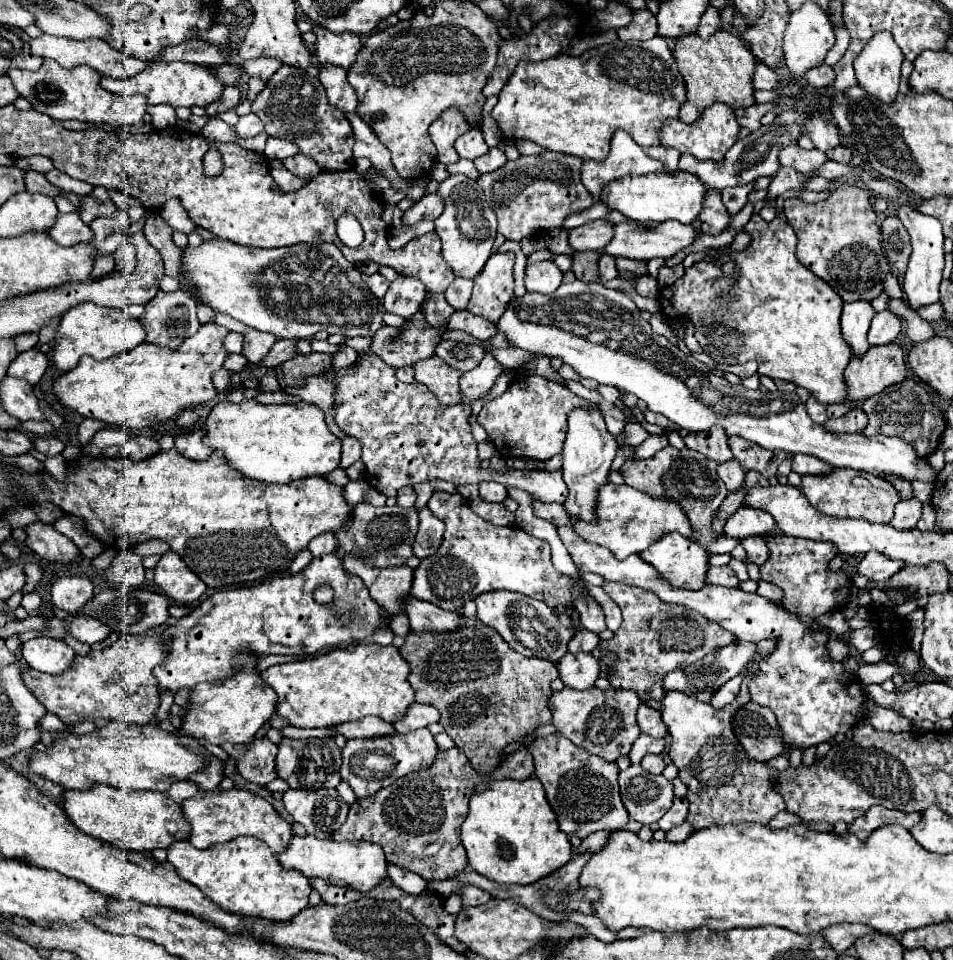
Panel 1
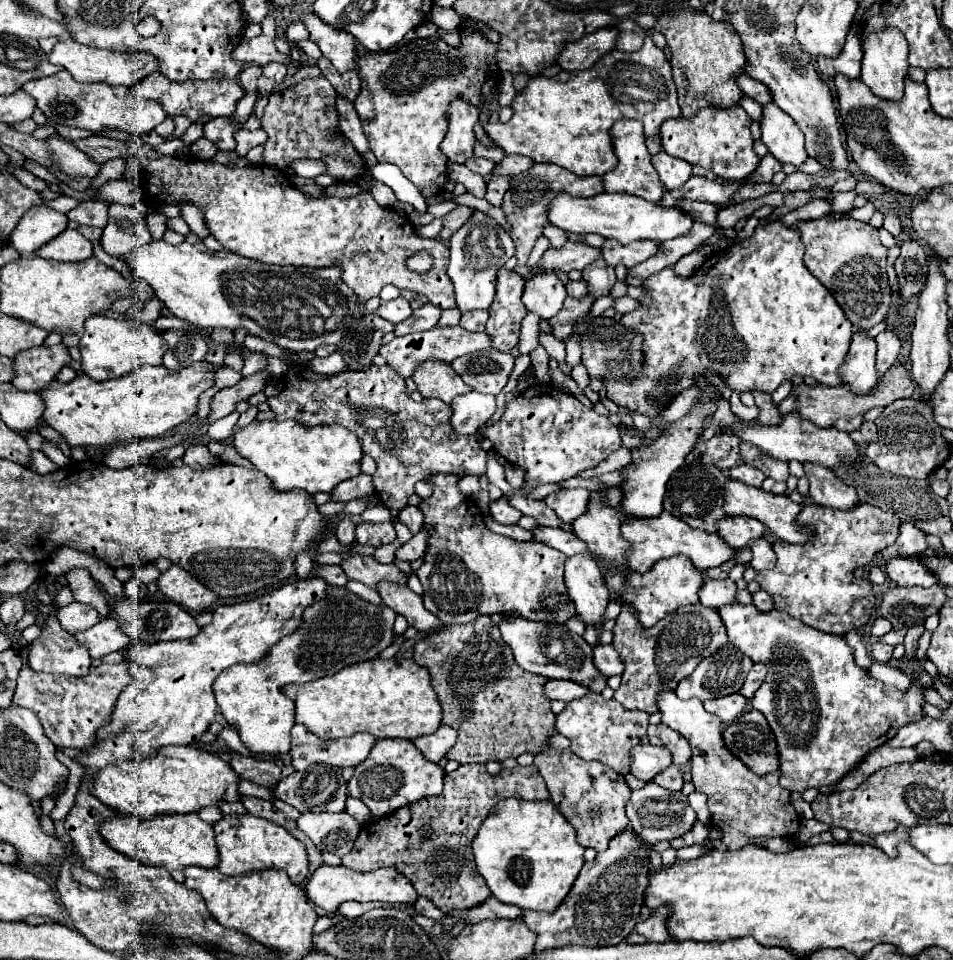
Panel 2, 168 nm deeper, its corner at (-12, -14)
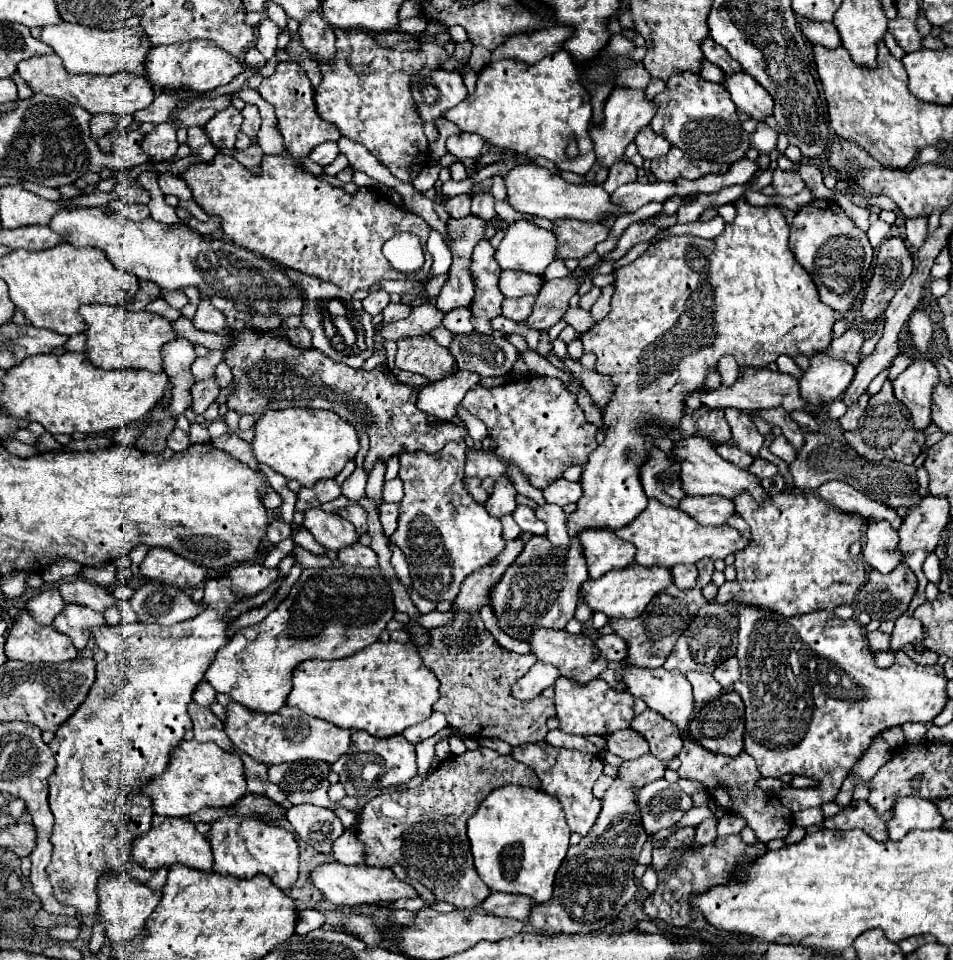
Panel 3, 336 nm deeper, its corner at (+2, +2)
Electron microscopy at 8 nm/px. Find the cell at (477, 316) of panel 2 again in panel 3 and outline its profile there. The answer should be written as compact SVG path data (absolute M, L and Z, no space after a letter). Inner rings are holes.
M456 308L456 310L452 310L450 314L444 316L442 324L444 324L452 334L468 334L468 332L474 330L474 328L472 328L472 322L470 322L470 316L472 316L470 308Z

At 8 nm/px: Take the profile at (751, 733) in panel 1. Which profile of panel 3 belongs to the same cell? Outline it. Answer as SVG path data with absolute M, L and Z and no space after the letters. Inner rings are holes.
M724 692L716 700L710 700L708 704L696 706L692 720L688 724L688 736L702 744L702 748L708 748L716 754L726 756L738 756L744 748L744 704L736 692Z

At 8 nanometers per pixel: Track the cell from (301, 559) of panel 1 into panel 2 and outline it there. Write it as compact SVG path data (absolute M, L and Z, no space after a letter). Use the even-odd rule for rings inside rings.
M308 552L298 554L298 558L296 558L296 574L298 574L298 578L308 578L312 574L312 570L314 570L312 556Z

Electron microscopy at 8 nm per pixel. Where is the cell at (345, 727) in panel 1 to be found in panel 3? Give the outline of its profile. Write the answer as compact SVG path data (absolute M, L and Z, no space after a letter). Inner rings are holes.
M230 702L226 706L226 720L224 732L238 746L244 754L252 756L262 764L284 764L296 760L322 760L322 762L336 762L344 752L350 748L350 730L338 728L326 720L308 716L300 712L300 708L282 706L278 712L264 714L264 712L248 712L242 704Z

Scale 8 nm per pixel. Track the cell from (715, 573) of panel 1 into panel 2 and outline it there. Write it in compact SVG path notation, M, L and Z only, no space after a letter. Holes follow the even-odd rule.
M726 578L726 580L706 580L702 590L700 590L700 604L702 606L722 606L730 604L736 600L736 582Z

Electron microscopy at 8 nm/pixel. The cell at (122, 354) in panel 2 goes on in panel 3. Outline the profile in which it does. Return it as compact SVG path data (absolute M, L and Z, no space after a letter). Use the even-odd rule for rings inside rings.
M82 306L80 316L88 324L86 348L88 358L100 368L144 368L150 372L162 372L162 346L168 340L176 340L172 322L152 312L130 312L124 306Z

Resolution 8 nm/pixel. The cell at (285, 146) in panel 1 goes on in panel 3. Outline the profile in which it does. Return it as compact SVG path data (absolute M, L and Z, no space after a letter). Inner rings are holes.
M324 142L324 144L320 144L312 154L310 154L310 160L314 160L316 164L320 164L320 166L328 166L328 164L332 164L334 162L334 158L340 154L340 150L338 150L338 146L334 144L334 142Z

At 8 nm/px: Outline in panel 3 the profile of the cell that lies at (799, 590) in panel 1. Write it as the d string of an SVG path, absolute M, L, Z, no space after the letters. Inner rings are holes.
M740 492L734 500L736 512L750 524L752 540L746 550L736 554L736 580L742 588L732 602L748 604L752 608L764 608L772 612L780 612L782 616L796 616L814 610L834 610L840 604L852 604L856 592L862 588L866 578L866 566L862 560L856 560L848 554L852 542L856 542L862 534L864 518L858 514L844 514L832 508L828 502L820 500L814 494L770 494L764 504L756 504L748 492Z

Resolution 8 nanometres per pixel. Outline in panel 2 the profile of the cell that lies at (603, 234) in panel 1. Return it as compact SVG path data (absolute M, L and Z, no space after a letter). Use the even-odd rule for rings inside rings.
M566 242L560 250L546 250L540 266L544 272L554 272L554 270L584 270L586 266L590 266L594 260L598 260L598 248L584 244L584 242Z

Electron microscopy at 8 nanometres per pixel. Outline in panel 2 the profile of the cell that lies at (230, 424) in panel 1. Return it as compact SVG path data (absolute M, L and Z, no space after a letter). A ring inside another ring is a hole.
M252 420L234 432L234 448L256 470L264 472L276 490L300 488L308 494L332 492L342 480L360 472L362 448L358 438L342 426L306 426L296 420Z

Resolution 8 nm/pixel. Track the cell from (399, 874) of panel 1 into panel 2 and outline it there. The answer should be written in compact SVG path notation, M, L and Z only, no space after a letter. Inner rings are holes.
M419 896L413 906L417 914L432 918L436 922L442 922L446 918L446 914L438 906L434 906L434 902L430 902L426 897Z

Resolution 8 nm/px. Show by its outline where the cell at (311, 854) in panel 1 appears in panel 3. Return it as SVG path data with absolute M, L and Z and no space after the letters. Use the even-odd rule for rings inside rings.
M328 862L322 864L312 872L312 882L314 886L324 894L324 898L336 906L342 908L352 908L352 906L362 906L362 904L380 904L380 902L394 902L400 898L416 898L416 890L400 882L390 868L372 868L372 866L344 866L338 862Z

